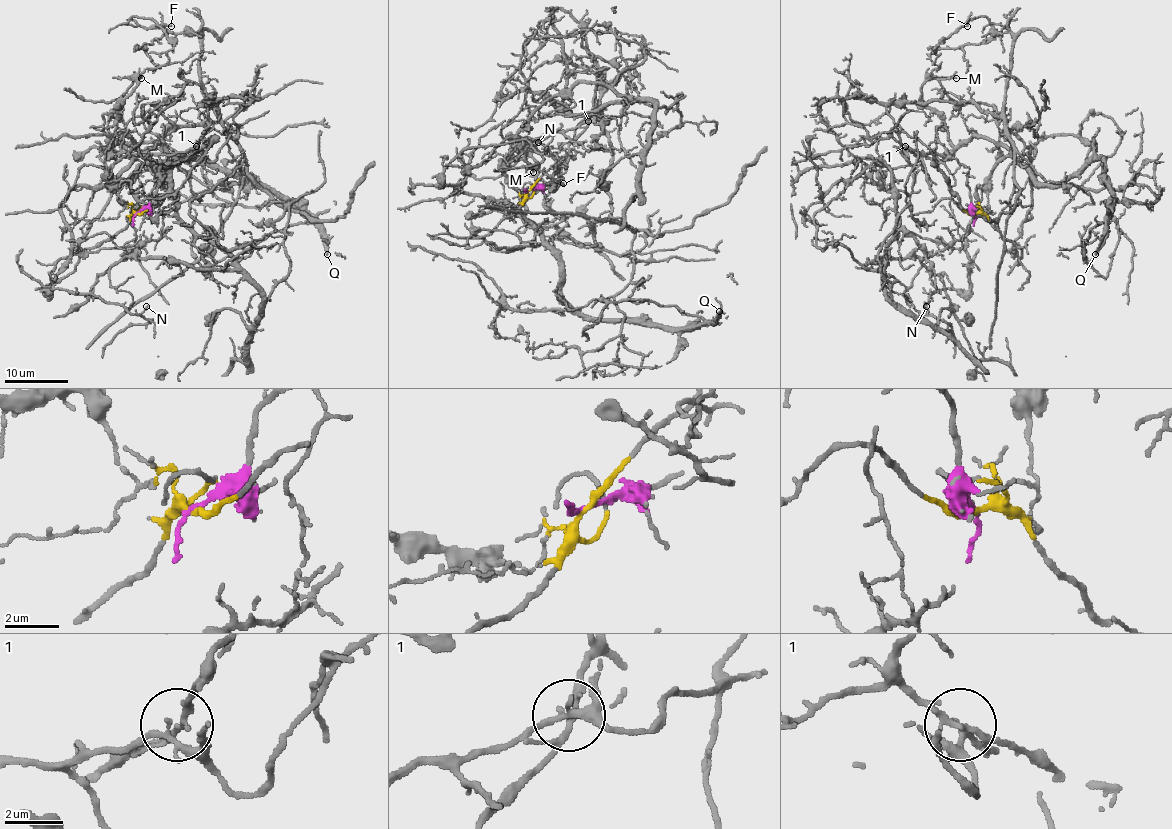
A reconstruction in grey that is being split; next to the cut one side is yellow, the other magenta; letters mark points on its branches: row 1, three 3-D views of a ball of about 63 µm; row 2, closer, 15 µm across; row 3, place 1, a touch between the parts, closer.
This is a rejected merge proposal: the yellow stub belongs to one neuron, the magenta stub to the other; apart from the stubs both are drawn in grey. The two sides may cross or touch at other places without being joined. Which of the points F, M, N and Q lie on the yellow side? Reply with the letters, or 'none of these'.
M, N, Q

